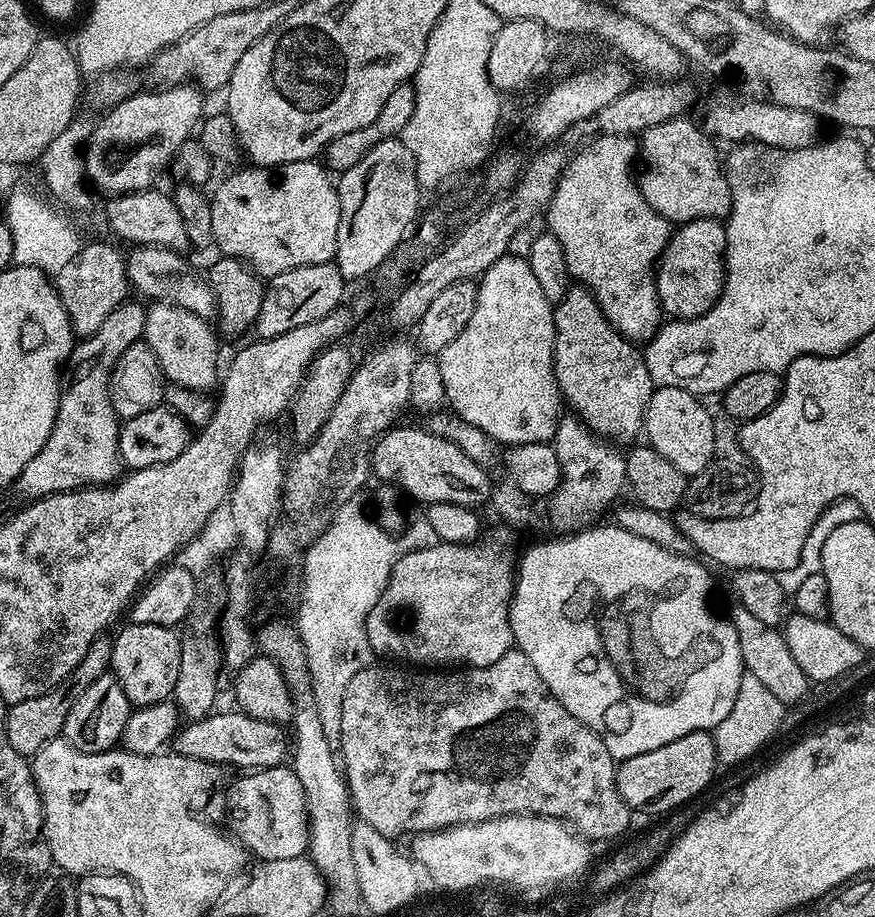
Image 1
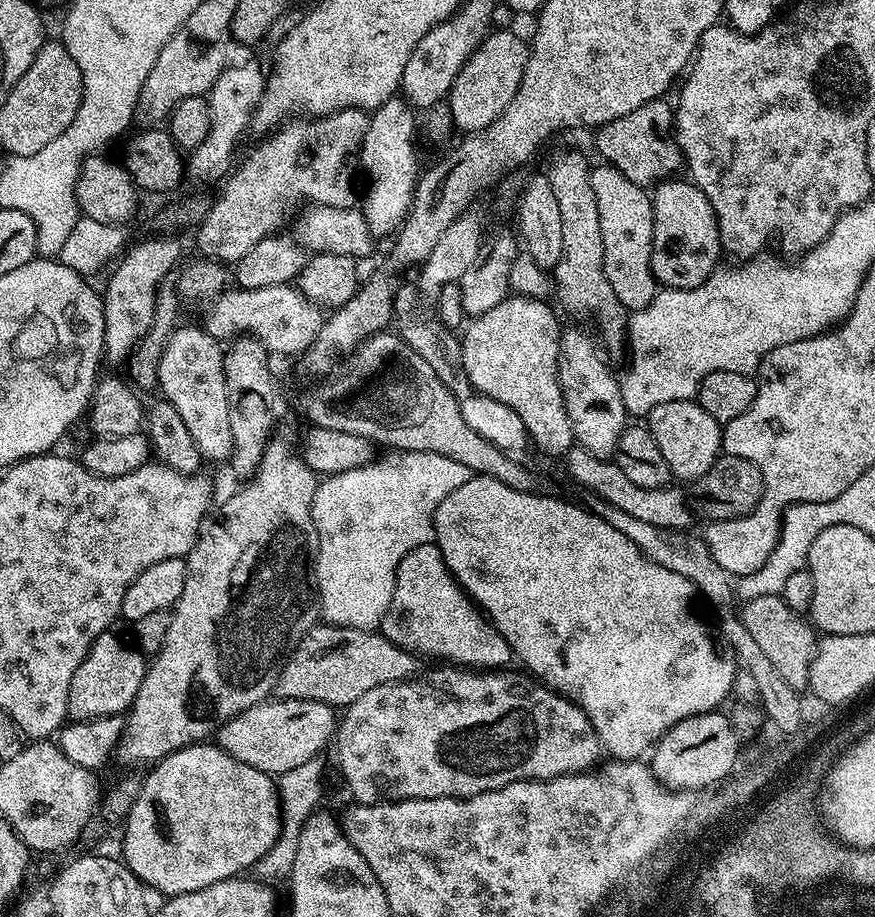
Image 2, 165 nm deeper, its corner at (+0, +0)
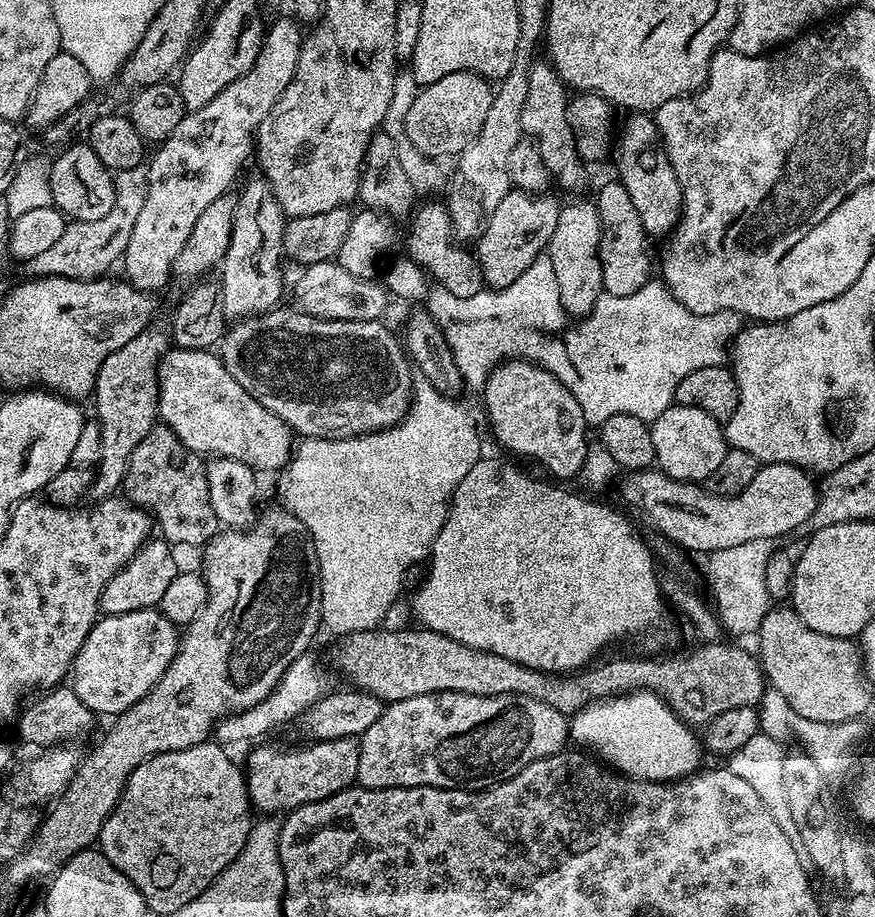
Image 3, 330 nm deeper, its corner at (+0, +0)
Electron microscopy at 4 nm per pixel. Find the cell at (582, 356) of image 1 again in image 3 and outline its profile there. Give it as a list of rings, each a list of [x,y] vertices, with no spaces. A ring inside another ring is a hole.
[[[533,63],[528,70],[528,89],[526,90],[526,106],[522,110],[522,130],[524,136],[536,141],[542,158],[546,162],[549,173],[560,179],[564,188],[576,188],[584,180],[585,161],[581,160],[576,149],[574,134],[570,130],[570,122],[566,118],[569,93],[551,63]]]

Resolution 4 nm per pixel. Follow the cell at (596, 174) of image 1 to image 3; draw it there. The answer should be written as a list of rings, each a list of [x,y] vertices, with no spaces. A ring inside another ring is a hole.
[[[619,182],[602,185],[600,197],[595,197],[594,203],[600,211],[600,265],[604,292],[609,296],[638,294],[653,275],[652,260],[648,257],[650,237],[644,231],[638,209],[630,194],[626,194],[626,186]]]

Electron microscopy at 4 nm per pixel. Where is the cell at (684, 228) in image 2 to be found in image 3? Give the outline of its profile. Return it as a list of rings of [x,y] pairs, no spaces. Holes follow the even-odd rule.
[[[632,114],[624,124],[624,129],[619,129],[618,139],[614,144],[614,160],[616,156],[616,172],[618,182],[626,186],[626,194],[634,201],[634,206],[638,209],[638,214],[642,218],[642,226],[649,237],[664,236],[671,237],[675,227],[680,223],[680,214],[684,211],[684,199],[682,198],[682,186],[674,174],[674,166],[668,157],[668,151],[664,145],[664,139],[660,133],[655,119],[648,114]]]

